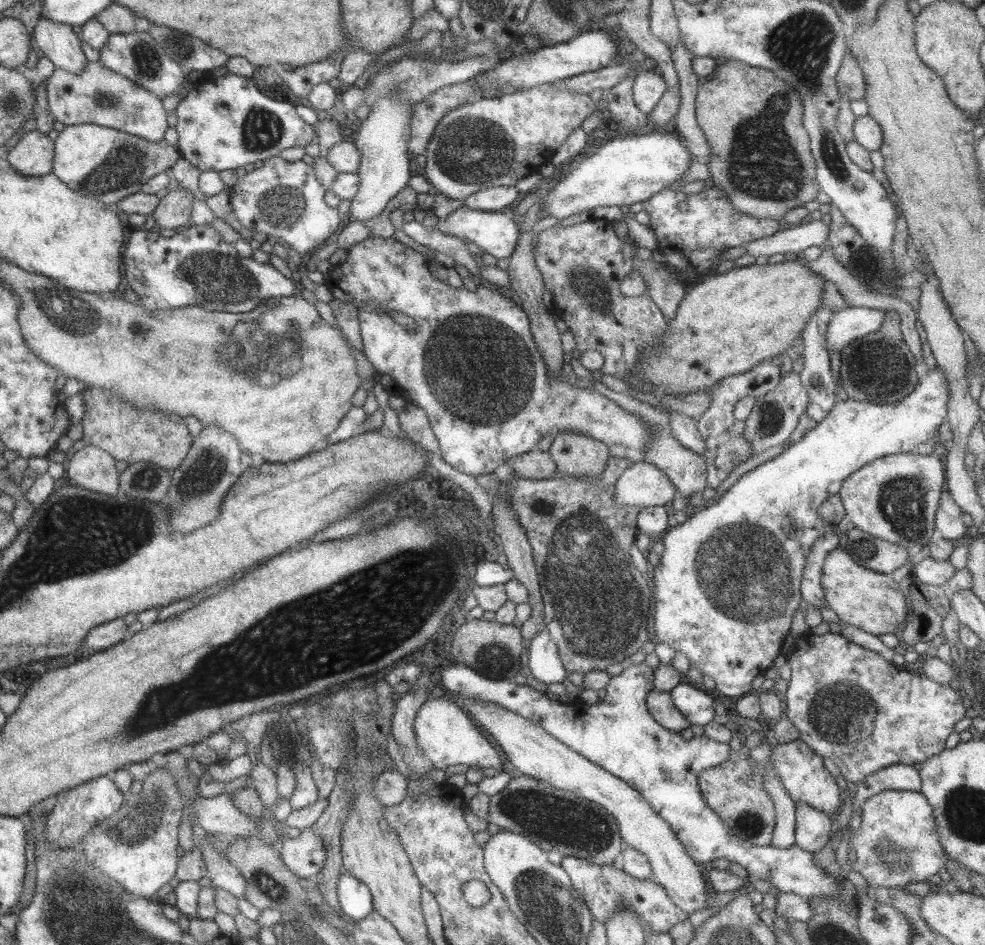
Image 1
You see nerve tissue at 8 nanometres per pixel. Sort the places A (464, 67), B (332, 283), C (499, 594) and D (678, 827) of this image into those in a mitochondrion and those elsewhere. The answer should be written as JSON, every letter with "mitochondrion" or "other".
{"A":"other","B":"other","C":"other","D":"other"}

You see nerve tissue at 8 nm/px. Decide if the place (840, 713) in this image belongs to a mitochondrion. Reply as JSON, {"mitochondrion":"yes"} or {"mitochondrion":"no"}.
{"mitochondrion":"yes"}

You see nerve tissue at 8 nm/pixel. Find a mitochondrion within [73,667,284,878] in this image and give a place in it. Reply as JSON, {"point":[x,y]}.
{"point":[142,821]}

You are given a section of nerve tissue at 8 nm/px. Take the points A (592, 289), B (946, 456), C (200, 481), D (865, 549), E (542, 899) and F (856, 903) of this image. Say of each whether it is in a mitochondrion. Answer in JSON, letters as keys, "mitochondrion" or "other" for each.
{"A":"mitochondrion","B":"other","C":"mitochondrion","D":"mitochondrion","E":"mitochondrion","F":"other"}

